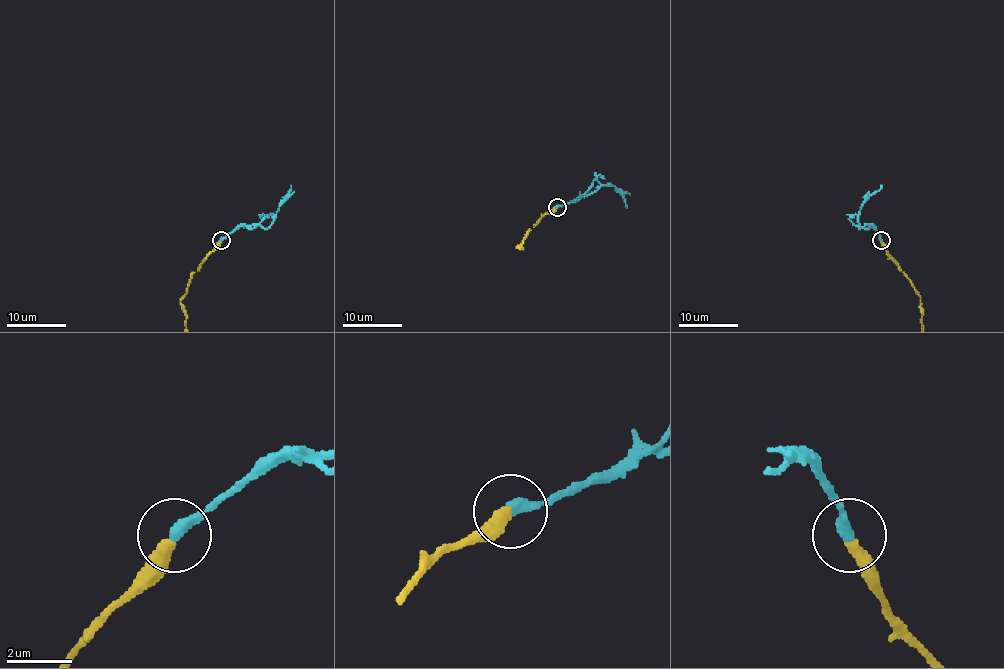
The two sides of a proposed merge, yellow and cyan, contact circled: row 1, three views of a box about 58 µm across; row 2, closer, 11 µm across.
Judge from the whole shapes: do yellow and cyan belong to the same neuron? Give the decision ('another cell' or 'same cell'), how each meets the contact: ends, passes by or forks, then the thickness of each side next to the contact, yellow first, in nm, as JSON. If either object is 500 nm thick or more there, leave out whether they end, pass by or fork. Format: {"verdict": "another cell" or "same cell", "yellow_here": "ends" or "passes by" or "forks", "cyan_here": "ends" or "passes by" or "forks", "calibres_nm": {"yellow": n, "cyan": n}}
{"verdict": "same cell", "yellow_here": "ends", "cyan_here": "ends", "calibres_nm": {"yellow": 400, "cyan": 360}}

